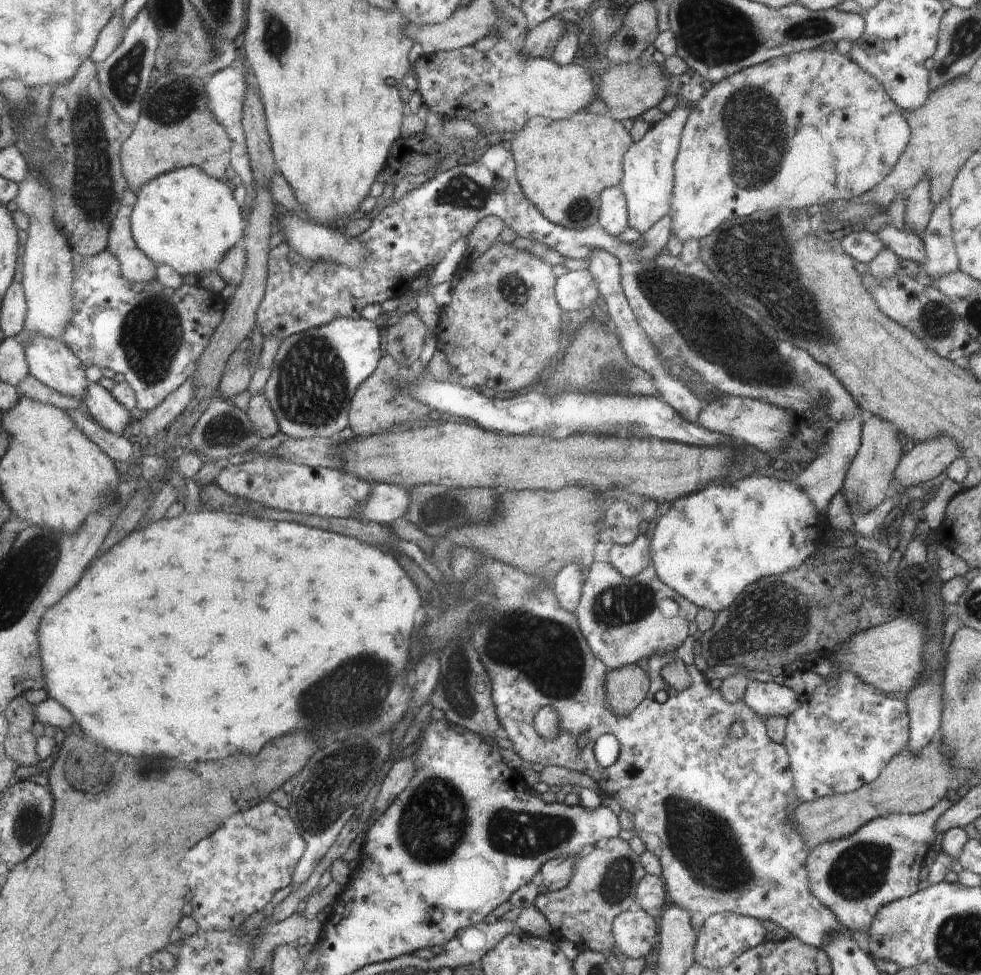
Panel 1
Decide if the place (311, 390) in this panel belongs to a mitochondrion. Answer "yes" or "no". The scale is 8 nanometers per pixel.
yes

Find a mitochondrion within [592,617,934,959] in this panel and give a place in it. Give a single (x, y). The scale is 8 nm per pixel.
(700, 838)

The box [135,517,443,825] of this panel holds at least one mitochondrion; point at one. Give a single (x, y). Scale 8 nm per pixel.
(360, 690)

